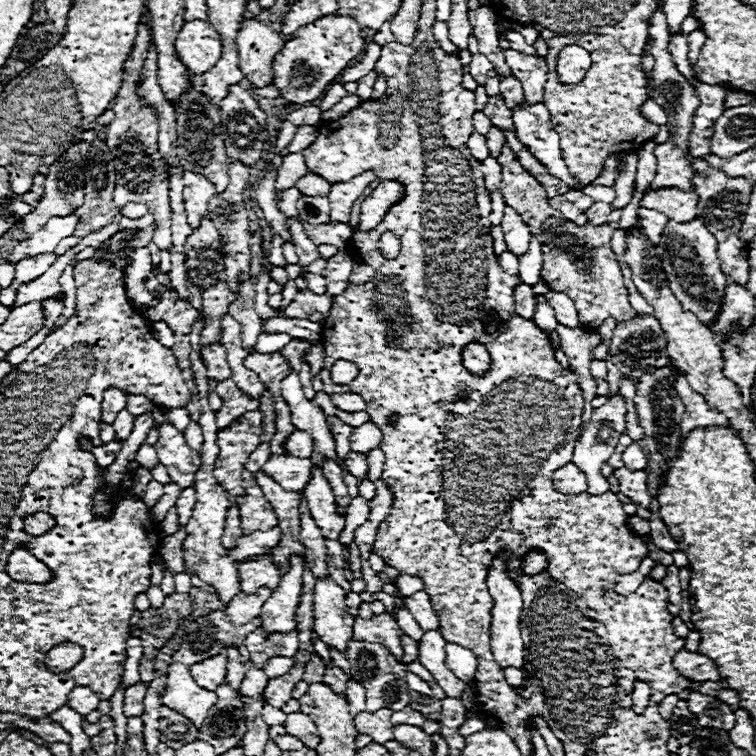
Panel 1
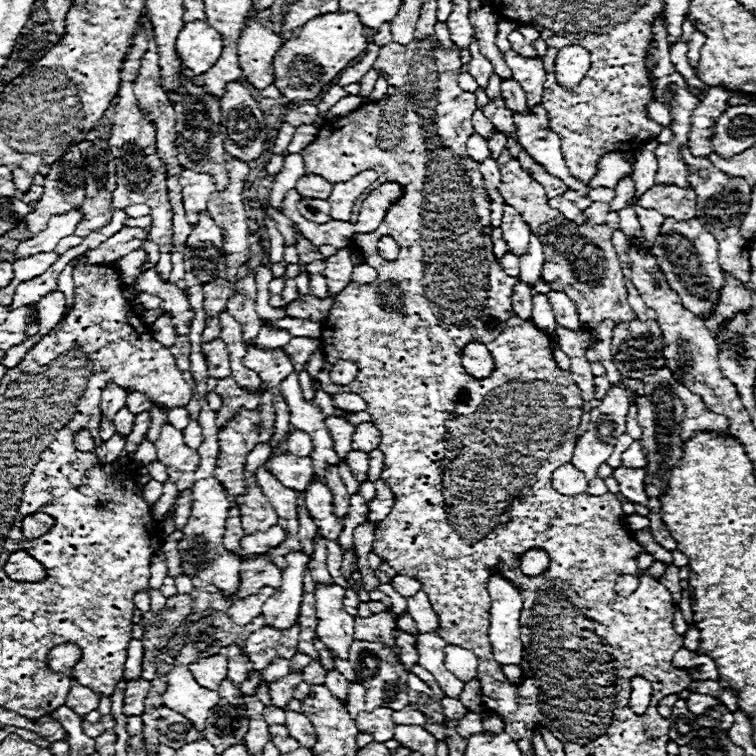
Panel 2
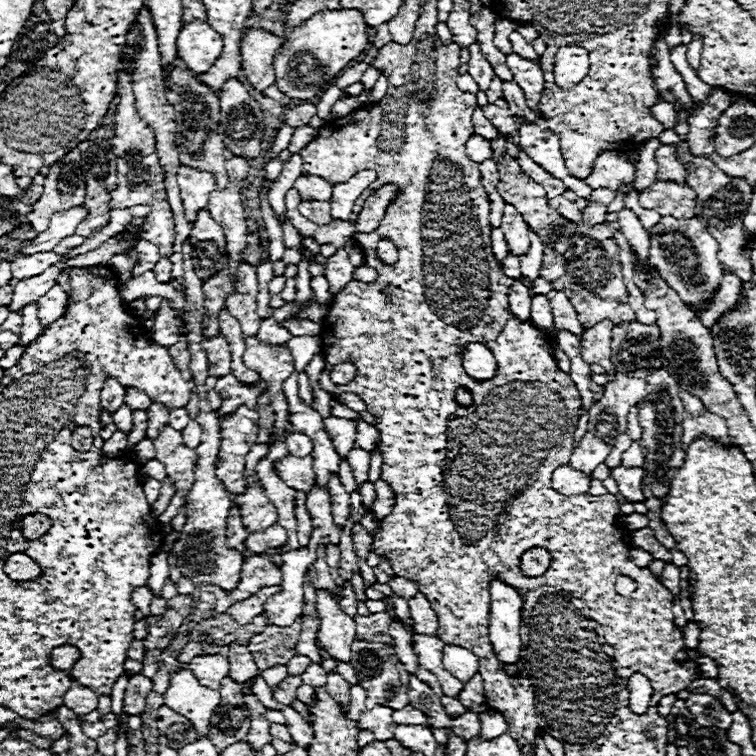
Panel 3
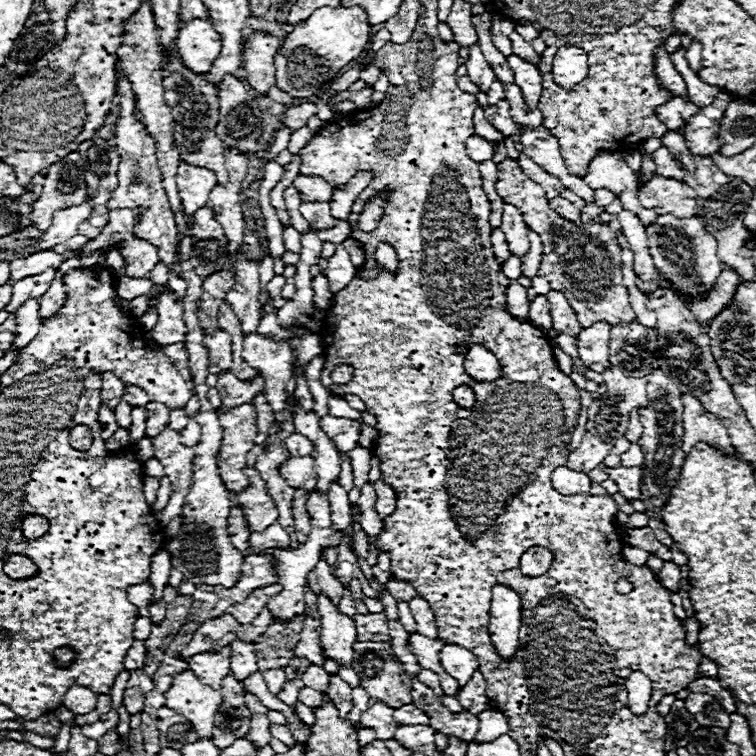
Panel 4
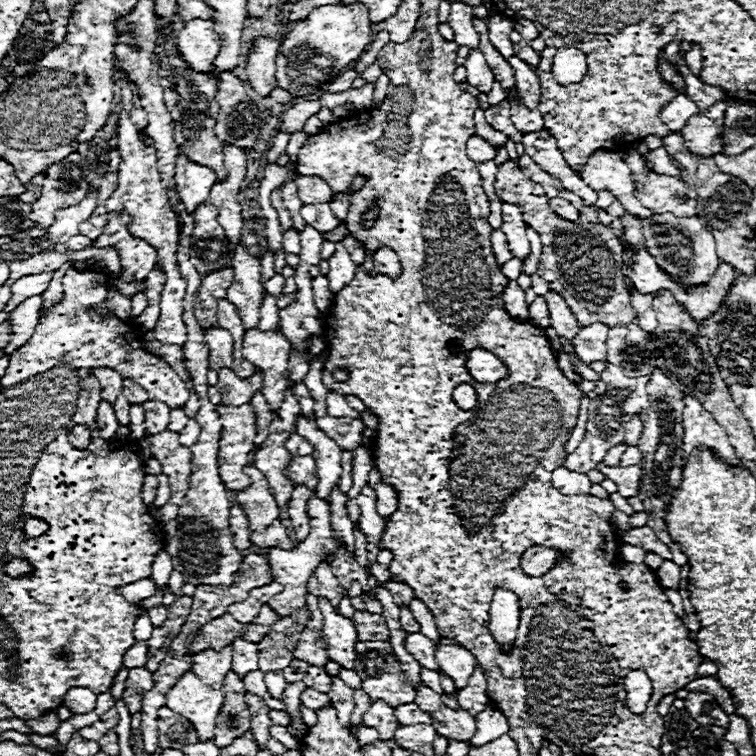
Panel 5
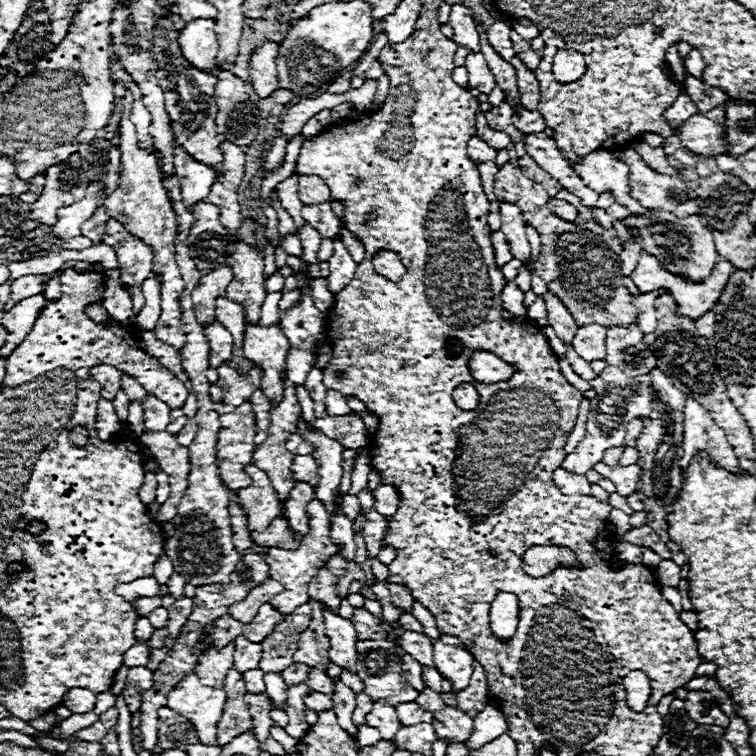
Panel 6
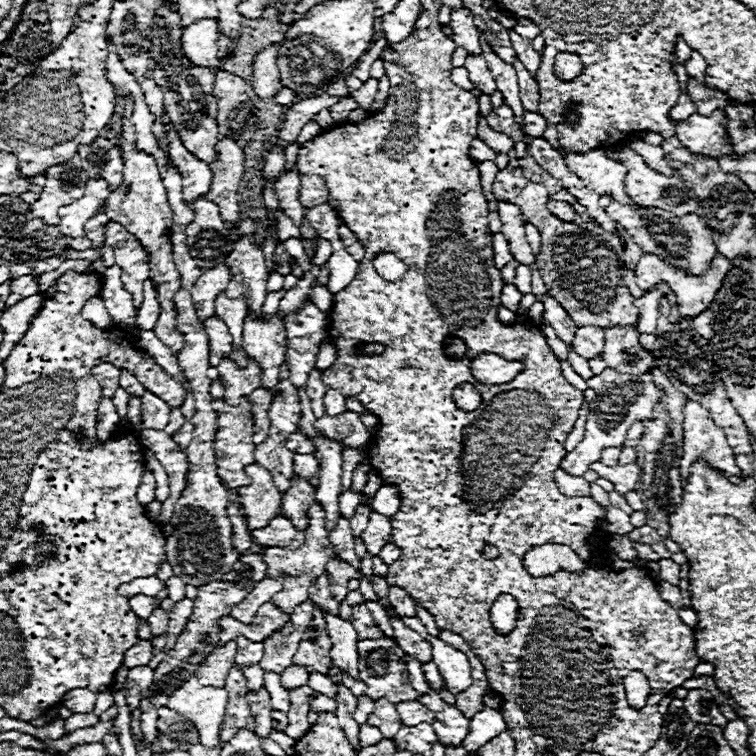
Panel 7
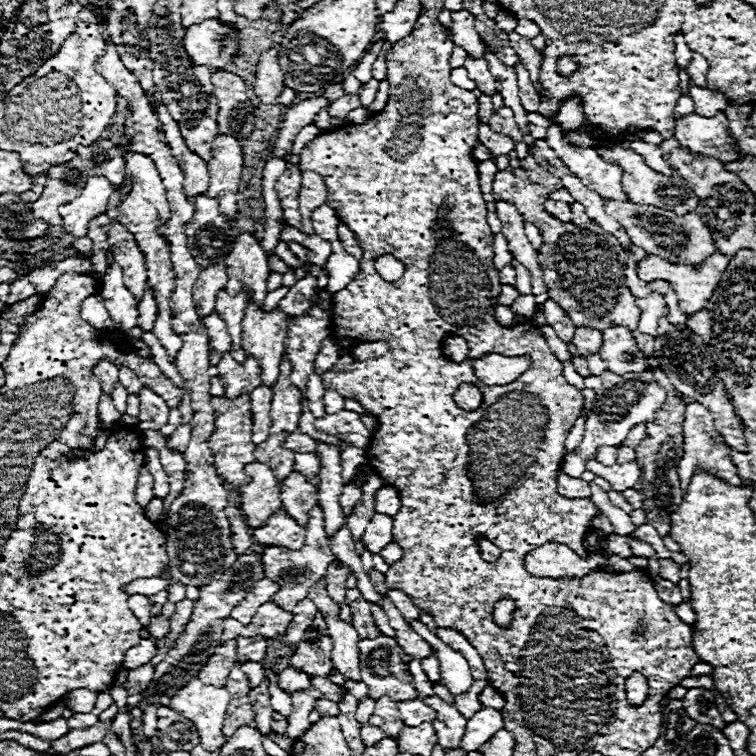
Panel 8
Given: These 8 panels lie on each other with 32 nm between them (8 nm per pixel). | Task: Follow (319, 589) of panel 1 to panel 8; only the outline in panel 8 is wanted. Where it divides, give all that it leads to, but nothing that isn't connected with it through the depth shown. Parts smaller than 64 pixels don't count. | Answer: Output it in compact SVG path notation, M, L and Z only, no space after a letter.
M326 618L328 636L332 636L332 664L334 668L350 680L360 680L360 658L358 658L358 634L356 630L342 622Z

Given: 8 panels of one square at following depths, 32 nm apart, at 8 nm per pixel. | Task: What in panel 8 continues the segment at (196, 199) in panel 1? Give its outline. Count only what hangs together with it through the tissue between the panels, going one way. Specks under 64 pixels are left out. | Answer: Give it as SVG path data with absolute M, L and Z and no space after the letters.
M174 120L170 124L164 124L164 130L166 130L168 142L172 146L172 152L176 154L176 158L180 162L180 168L184 168L186 194L192 198L192 196L196 196L196 192L206 192L208 184L210 184L208 182L210 174L208 174L206 162L200 156L196 156L192 150L188 150L188 146L178 130L178 124Z

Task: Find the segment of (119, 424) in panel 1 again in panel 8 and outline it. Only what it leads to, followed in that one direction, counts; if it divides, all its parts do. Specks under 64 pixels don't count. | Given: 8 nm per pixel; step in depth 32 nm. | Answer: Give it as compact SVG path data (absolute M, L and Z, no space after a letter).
M120 380L114 384L114 390L112 390L112 400L114 400L114 406L116 406L116 410L120 412L120 414L124 414L126 412L126 396L128 396L128 392L126 392L126 388L120 384Z

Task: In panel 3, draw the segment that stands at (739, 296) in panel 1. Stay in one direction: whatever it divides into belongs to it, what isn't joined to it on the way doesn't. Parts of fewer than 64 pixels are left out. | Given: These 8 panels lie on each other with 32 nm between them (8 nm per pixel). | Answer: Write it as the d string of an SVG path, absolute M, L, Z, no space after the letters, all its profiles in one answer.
M724 272L722 278L720 278L718 290L712 296L712 302L706 308L696 312L700 322L706 328L710 328L724 312L728 312L728 308L734 308L736 302L738 302L738 296L740 296L740 288L742 288L740 278L732 272Z

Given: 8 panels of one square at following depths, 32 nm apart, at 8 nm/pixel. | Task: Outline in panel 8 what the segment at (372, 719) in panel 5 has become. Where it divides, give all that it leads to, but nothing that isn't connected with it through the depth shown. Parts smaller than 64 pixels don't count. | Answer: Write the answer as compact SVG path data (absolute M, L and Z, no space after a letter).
M388 696L376 700L376 710L368 720L370 726L378 726L384 730L386 736L398 736L404 730L404 722L398 714L398 704L392 702Z

